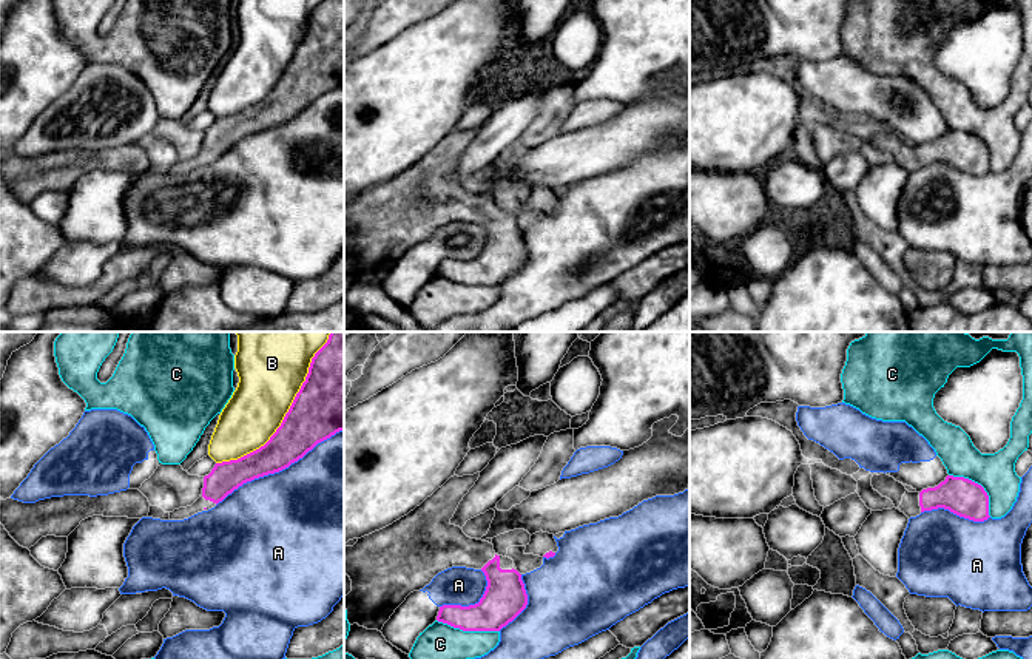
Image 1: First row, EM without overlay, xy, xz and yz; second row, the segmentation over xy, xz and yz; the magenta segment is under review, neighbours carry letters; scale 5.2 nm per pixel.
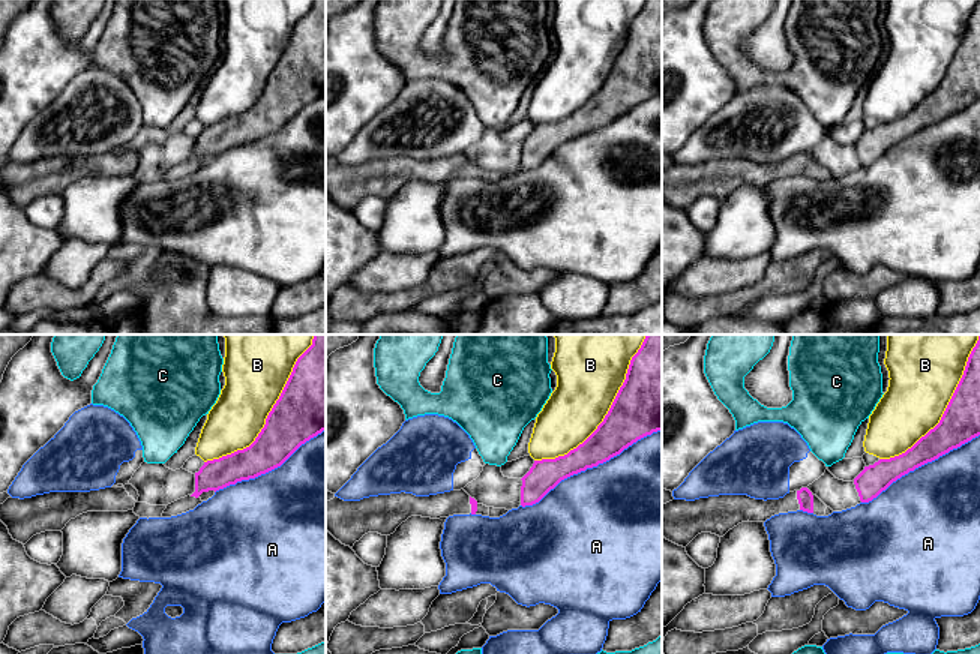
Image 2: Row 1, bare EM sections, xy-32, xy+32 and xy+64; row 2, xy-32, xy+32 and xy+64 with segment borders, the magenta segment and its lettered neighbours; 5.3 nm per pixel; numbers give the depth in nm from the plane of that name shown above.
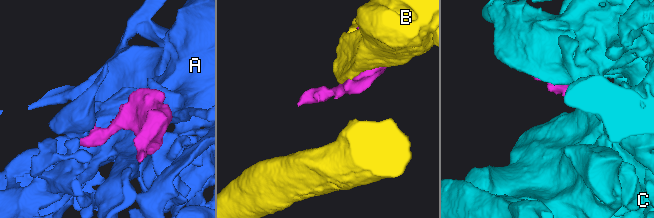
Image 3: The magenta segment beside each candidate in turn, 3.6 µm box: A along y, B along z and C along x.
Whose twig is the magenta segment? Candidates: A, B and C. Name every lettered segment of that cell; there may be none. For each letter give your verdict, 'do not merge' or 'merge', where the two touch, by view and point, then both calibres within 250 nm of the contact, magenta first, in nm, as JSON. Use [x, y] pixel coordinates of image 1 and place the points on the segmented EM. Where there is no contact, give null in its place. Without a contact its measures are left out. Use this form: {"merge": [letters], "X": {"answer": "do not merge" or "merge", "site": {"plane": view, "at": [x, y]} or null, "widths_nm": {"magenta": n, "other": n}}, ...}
{"merge": [], "A": {"answer": "do not merge", "site": {"plane": "xy", "at": [279, 469]}, "widths_nm": {"magenta": 220, "other": 480}}, "B": {"answer": "do not merge", "site": {"plane": "xy", "at": [287, 412]}, "widths_nm": {"magenta": 340, "other": 360}}, "C": {"answer": "do not merge", "site": {"plane": "yz", "at": [980, 485]}, "widths_nm": {"magenta": 190, "other": 200}}}

